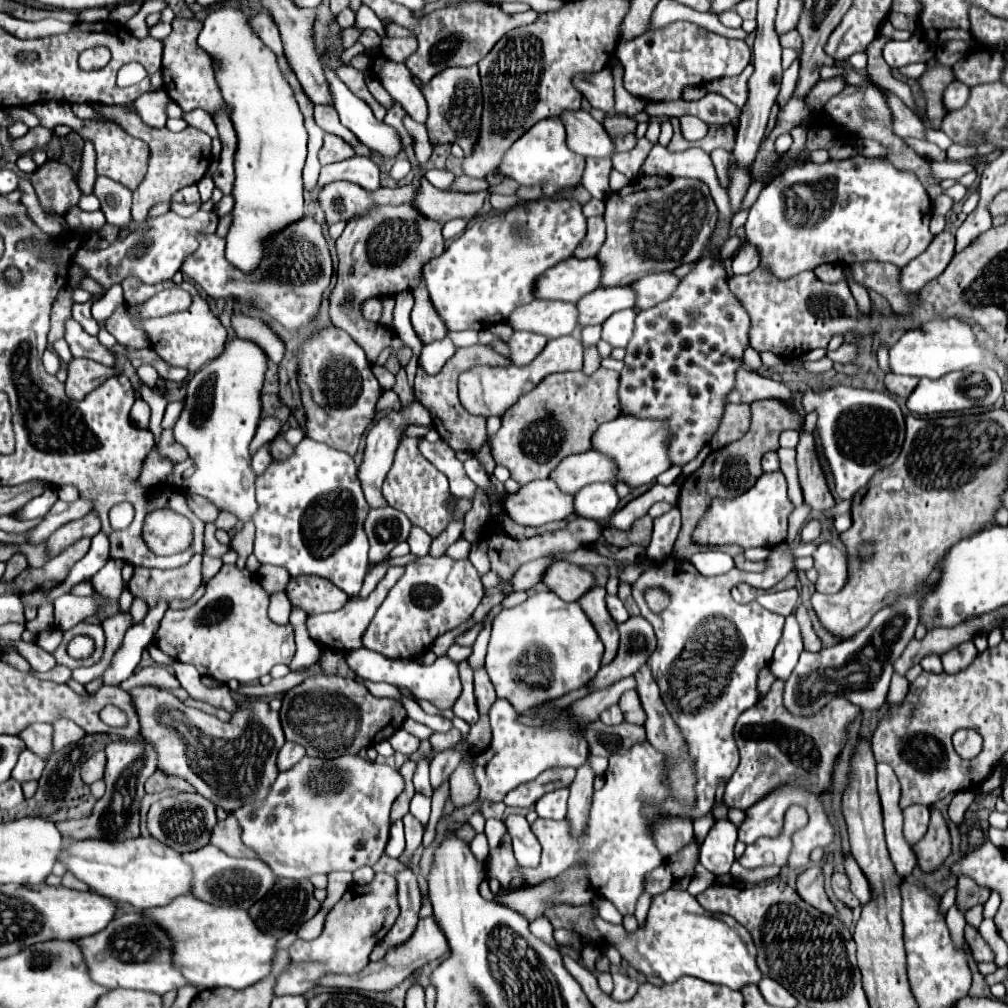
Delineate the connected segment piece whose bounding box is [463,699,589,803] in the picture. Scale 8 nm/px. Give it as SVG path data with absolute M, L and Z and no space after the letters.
M497 699L489 710L492 729L492 740L487 753L479 753L471 757L463 755L465 763L473 763L475 783L479 785L479 801L499 803L511 789L517 785L535 779L539 773L551 767L579 767L587 761L587 743L583 741L579 727L563 727L559 729L543 729L543 727L527 727L517 721L517 711L507 699Z

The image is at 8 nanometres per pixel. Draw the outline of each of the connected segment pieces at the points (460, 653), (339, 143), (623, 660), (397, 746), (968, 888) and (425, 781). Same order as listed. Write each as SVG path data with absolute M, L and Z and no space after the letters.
M451 645L447 651L447 657L453 661L465 661L473 653L473 647L461 647L461 645Z
M325 133L323 147L319 151L321 165L329 165L329 163L335 163L335 161L343 161L343 159L347 159L351 155L355 155L353 149L341 137L331 135L331 133Z
M641 615L627 619L617 629L621 633L619 653L609 665L599 669L599 673L591 681L593 689L603 689L627 675L633 675L657 647L651 623Z
M399 729L399 731L389 739L389 743L393 745L395 751L405 753L405 755L411 755L411 753L415 753L415 751L419 749L419 739L413 737L413 735L409 735L409 733L403 731L403 729Z
M959 877L957 881L957 905L961 909L969 909L973 905L983 905L989 899L989 889L979 887L975 883L971 883L969 877Z
M419 757L417 759L417 769L413 775L413 785L415 791L423 795L431 795L431 785L429 785L429 757Z

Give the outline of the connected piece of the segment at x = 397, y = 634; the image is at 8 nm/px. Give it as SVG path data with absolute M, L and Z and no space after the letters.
M431 555L417 559L417 563L413 561L405 567L403 577L377 609L363 635L363 647L383 653L385 657L413 659L417 653L425 653L439 635L465 623L483 599L483 593L479 573L469 559L453 561L445 555L437 559Z

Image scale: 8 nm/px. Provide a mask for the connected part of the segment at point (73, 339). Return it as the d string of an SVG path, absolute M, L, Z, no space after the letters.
M73 319L67 321L65 325L65 341L69 343L69 349L73 353L73 357L85 357L85 359L93 359L97 363L115 367L115 355L99 343L97 337L87 335Z

